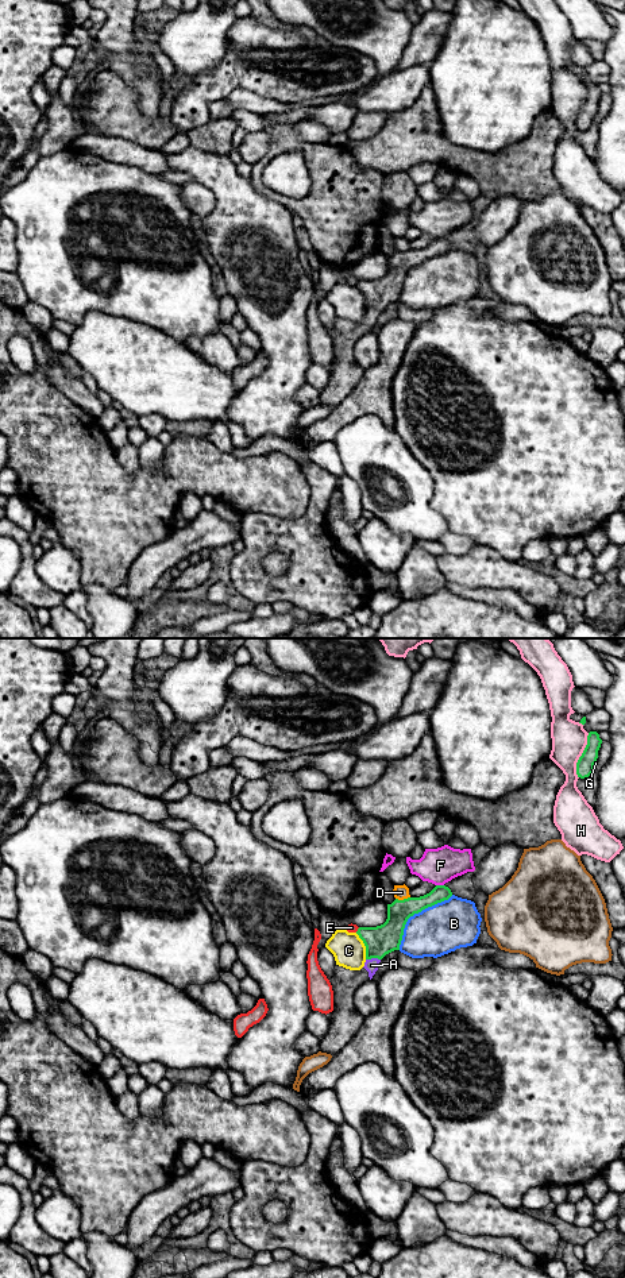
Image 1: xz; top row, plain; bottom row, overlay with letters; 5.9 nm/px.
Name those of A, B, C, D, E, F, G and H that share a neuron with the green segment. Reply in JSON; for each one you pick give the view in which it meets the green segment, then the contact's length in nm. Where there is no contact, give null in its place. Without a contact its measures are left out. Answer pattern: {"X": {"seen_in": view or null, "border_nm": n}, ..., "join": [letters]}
{"A": {"seen_in": "xz", "border_nm": 90}, "join": ["A"]}

